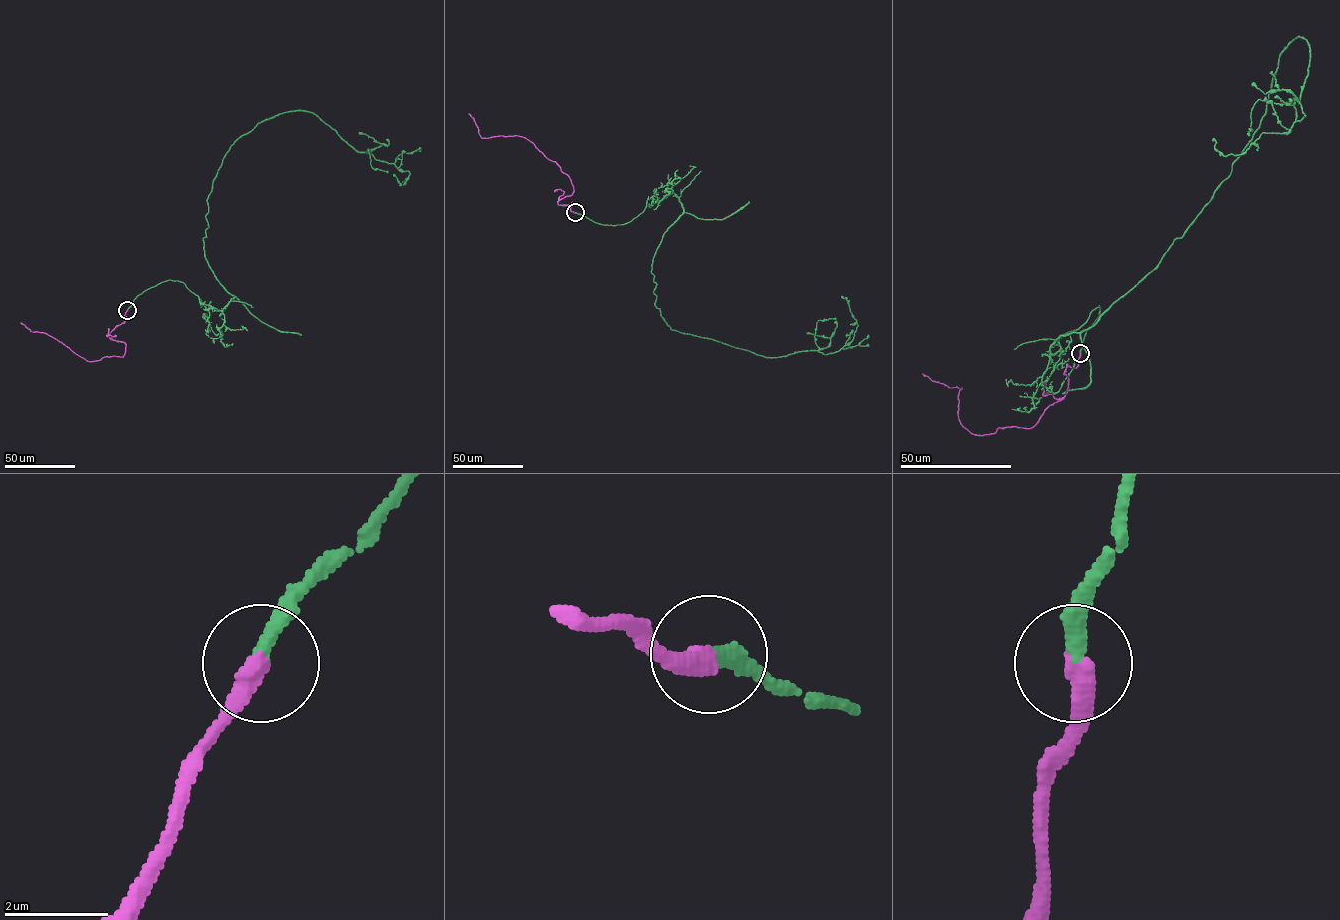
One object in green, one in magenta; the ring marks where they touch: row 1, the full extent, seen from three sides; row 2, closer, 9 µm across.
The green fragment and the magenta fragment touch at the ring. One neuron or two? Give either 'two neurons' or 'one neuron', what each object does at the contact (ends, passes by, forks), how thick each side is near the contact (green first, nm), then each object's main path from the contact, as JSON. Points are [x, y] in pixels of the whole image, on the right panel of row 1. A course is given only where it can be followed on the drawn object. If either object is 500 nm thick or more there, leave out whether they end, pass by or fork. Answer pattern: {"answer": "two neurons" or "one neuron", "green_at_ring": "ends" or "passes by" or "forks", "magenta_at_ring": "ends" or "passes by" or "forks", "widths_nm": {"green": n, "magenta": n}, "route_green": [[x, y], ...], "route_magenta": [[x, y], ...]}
{"answer": "two neurons", "green_at_ring": "ends", "magenta_at_ring": "ends", "widths_nm": {"green": 320, "magenta": 420}, "route_green": [[1080, 353], [1099, 305], [1050, 347], [1181, 238], [1305, 40], [1305, 115], [1239, 154], [1212, 140]], "route_magenta": [[1080, 353], [1079, 364], [1064, 372], [1065, 395], [1032, 427], [983, 435], [961, 424], [962, 389], [923, 374]]}

